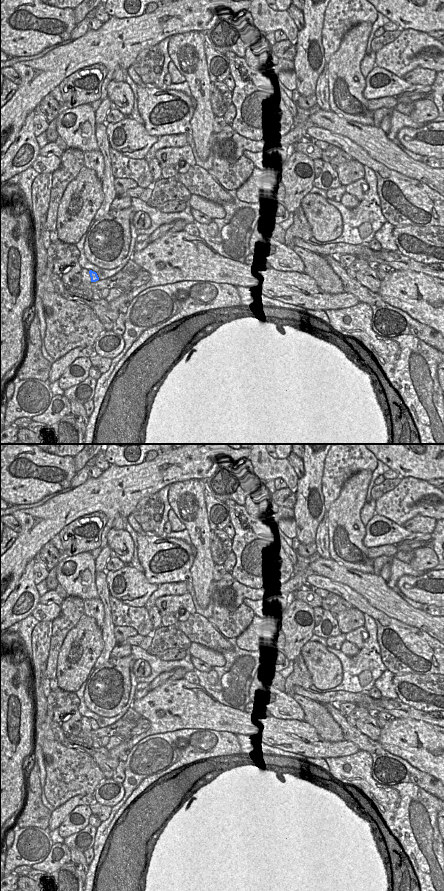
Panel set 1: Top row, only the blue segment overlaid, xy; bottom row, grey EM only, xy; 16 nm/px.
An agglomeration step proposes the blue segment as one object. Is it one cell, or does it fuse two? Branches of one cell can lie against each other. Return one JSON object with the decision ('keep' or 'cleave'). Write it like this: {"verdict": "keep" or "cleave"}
{"verdict": "cleave"}

